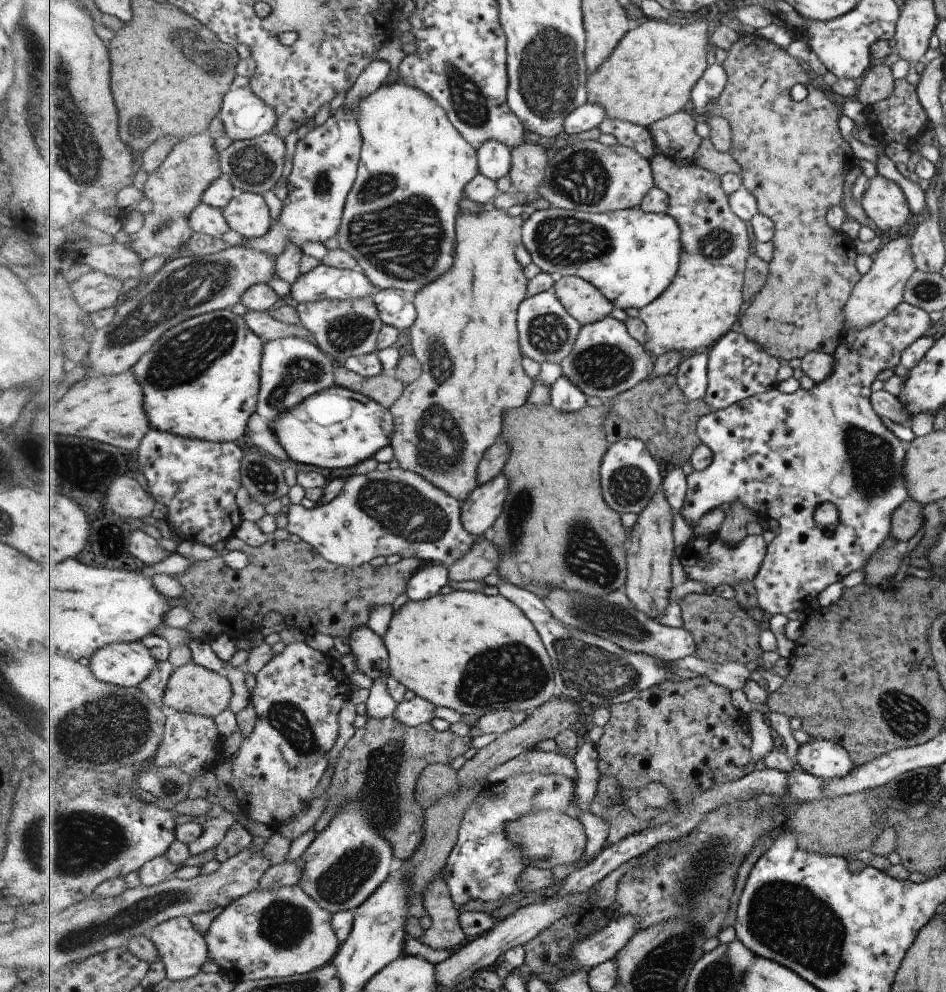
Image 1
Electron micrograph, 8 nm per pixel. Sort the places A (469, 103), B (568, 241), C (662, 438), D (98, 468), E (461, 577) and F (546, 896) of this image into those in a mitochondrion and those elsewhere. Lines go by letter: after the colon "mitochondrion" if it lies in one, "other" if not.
A: mitochondrion
B: mitochondrion
C: other
D: mitochondrion
E: other
F: other

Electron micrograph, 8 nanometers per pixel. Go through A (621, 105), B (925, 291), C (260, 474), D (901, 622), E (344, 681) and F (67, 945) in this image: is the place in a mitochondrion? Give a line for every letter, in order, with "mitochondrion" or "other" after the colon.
A: other
B: mitochondrion
C: mitochondrion
D: other
E: other
F: mitochondrion

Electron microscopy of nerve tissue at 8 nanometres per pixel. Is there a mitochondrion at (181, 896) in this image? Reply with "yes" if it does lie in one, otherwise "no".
yes

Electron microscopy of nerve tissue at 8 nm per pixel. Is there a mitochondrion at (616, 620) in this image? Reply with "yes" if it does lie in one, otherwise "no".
yes

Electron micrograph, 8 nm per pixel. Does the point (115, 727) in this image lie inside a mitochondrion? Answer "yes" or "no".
yes

